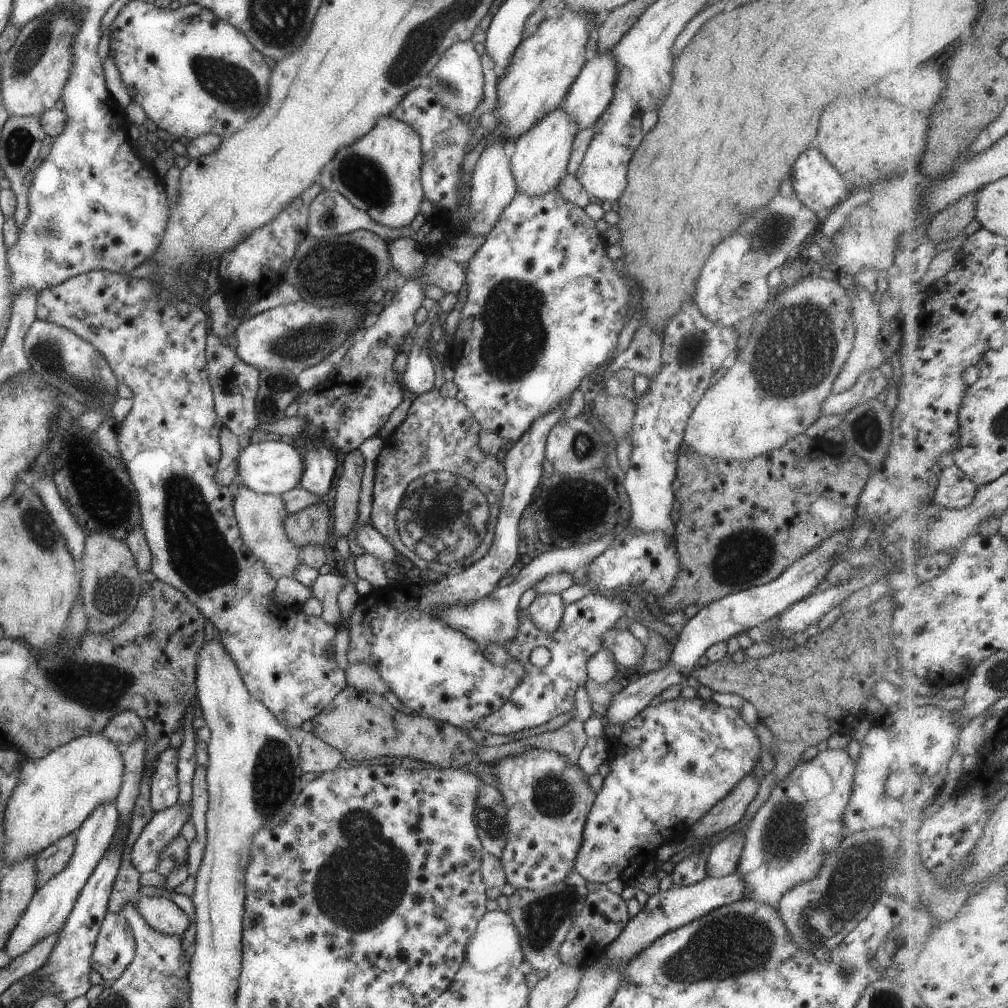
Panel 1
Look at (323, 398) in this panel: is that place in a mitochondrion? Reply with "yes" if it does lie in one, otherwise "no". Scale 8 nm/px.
no

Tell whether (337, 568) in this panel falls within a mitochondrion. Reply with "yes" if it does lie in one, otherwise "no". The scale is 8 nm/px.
no

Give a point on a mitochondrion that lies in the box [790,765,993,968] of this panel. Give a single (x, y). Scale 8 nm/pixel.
(853, 878)

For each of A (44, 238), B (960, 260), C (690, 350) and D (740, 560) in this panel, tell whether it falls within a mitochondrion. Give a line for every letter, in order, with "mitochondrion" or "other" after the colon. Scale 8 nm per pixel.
A: mitochondrion
B: other
C: mitochondrion
D: mitochondrion

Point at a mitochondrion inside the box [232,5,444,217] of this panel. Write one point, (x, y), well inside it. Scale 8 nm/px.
(370, 184)

